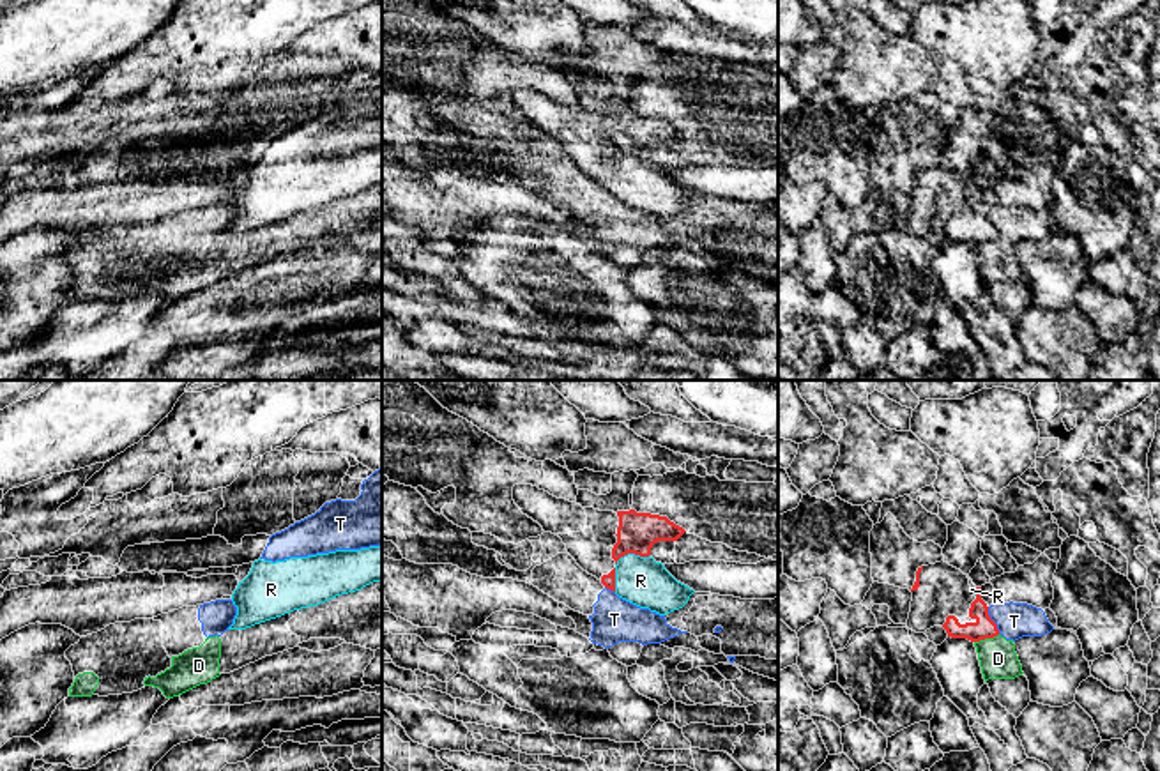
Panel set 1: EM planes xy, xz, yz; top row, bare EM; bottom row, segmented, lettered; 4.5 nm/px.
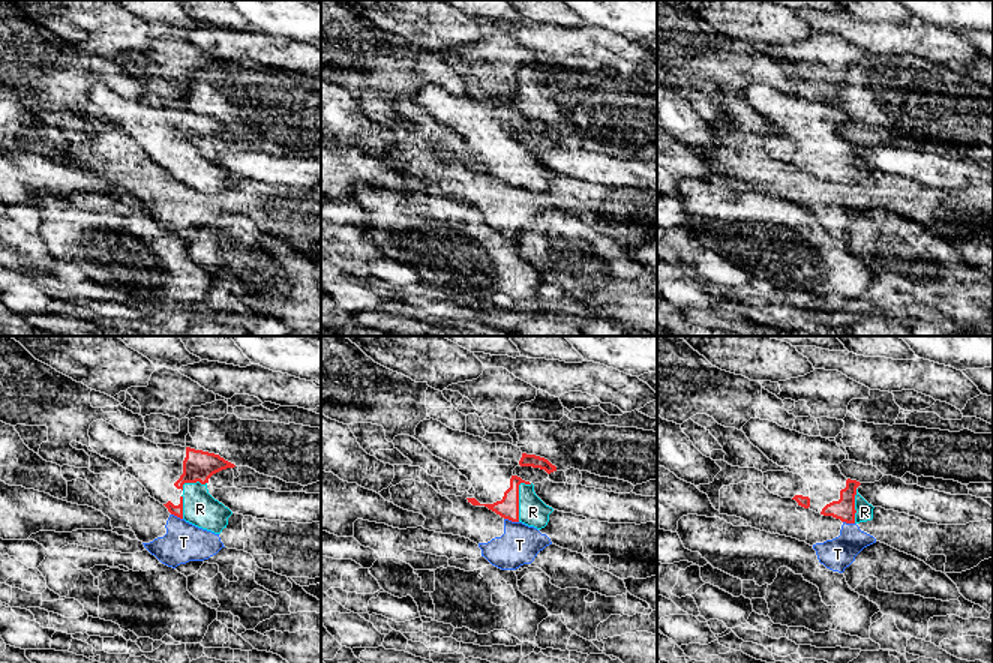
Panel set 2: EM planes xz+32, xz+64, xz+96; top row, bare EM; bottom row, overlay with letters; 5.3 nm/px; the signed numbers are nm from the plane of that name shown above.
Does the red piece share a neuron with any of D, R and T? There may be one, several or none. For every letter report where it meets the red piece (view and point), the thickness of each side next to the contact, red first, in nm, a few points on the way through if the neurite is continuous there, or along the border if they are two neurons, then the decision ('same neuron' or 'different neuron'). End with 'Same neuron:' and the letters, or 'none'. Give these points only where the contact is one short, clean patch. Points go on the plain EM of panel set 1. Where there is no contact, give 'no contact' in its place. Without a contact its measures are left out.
D: yz (985, 241) | 100/170 nm | along yz (998, 237), (975, 246) | different neuron
R: xz (632, 156) | 180/220 nm | same neuron
T: yz (992, 225) | 100/160 nm | same neuron
Same neuron: R, T

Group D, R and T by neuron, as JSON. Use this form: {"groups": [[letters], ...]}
{"groups": [["D"], ["R", "T"]]}

